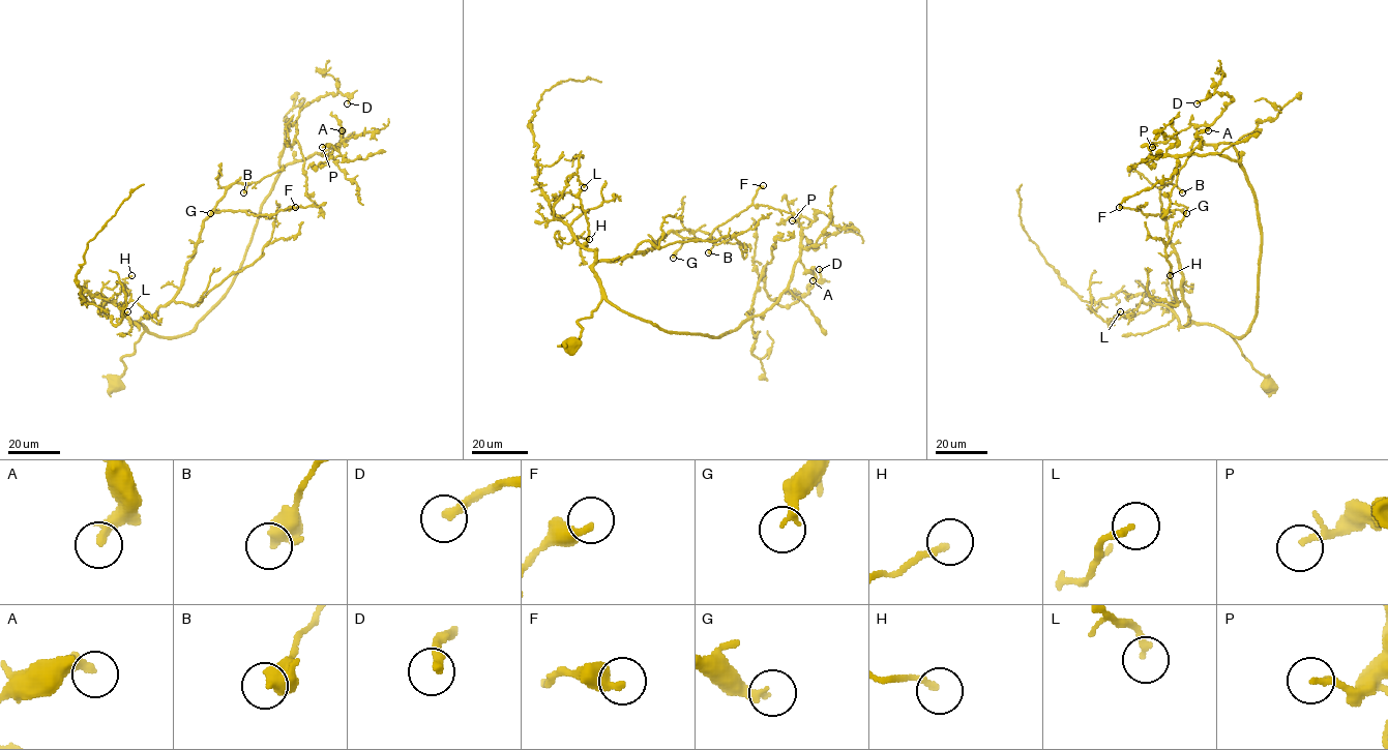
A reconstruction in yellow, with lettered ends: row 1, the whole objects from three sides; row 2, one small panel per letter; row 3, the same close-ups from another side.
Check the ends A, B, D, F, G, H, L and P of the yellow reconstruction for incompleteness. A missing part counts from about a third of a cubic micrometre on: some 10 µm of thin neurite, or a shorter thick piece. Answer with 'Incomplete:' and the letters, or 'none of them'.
Incomplete: D

